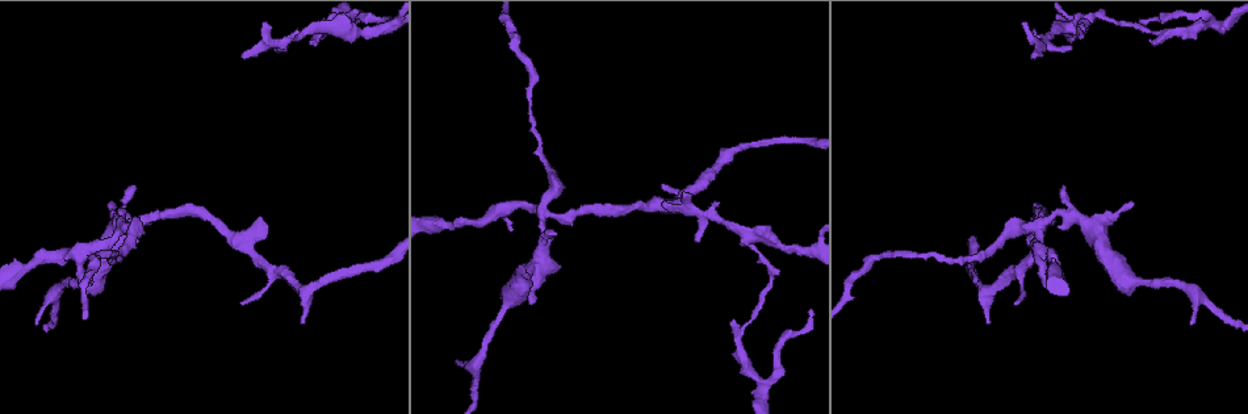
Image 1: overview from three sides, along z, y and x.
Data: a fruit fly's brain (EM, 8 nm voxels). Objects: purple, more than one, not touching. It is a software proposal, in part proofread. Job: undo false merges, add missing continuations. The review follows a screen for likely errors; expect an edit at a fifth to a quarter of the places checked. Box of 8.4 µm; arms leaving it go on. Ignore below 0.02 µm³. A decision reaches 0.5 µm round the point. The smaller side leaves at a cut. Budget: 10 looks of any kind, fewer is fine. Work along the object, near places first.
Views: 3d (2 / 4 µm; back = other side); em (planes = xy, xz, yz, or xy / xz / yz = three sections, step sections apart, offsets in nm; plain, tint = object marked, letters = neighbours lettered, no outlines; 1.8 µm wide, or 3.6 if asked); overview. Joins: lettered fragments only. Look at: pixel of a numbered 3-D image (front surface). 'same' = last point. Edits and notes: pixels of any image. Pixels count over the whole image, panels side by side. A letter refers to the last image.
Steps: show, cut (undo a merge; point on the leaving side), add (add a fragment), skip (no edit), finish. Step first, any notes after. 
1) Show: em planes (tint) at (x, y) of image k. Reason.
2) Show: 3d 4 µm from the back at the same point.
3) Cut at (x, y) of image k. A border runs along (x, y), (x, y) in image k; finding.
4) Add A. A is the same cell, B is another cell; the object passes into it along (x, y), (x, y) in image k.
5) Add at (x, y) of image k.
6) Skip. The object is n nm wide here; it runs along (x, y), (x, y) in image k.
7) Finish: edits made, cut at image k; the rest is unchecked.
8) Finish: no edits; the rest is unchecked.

Show: 3d 2 µm from the back at (680, 202) of image 1. An open end.

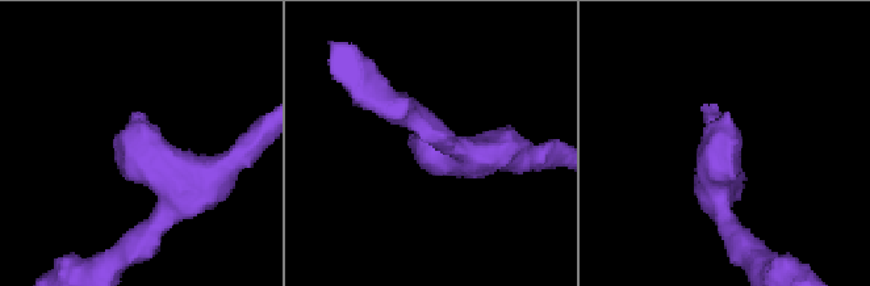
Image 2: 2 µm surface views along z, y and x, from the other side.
Show: em planes (plain) at (424, 145) of image 2. Shape alone is not enough.

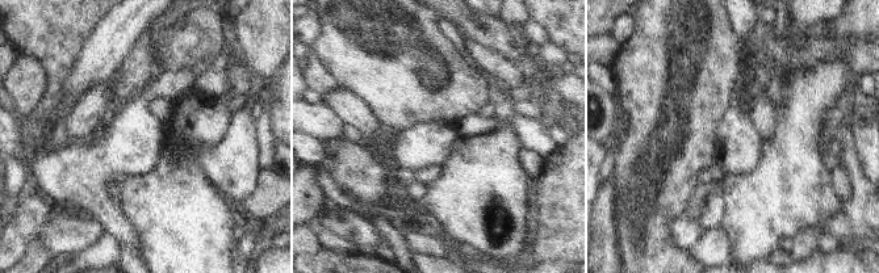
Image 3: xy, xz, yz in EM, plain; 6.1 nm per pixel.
Show: em planes (letters) at the same point.

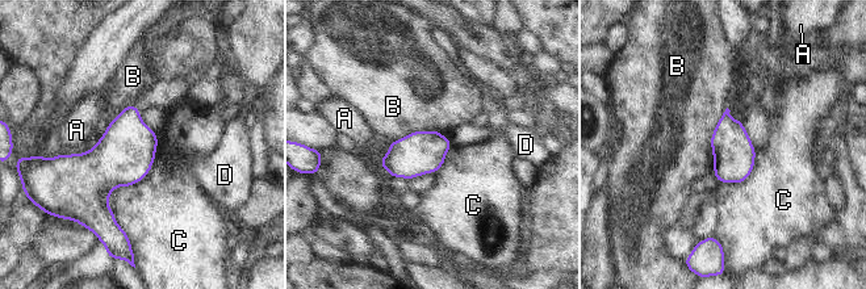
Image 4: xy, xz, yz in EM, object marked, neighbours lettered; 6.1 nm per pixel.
Skip. A, B, C and D are other cells; a border runs along (157, 134), (150, 171), (109, 195) in image 4; none of them fits.

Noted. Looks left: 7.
Show: 3d 2 µm at (1069, 28) of image 1. Abrupt turn.

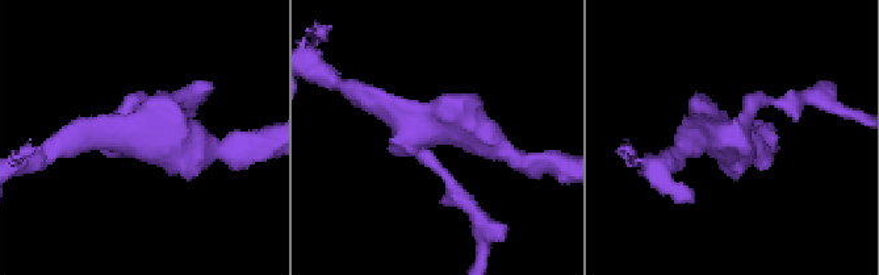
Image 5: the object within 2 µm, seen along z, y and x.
Show: em yz step 4 (tint) at (720, 140) of image 5. 3 arms meet here; need the tissue.

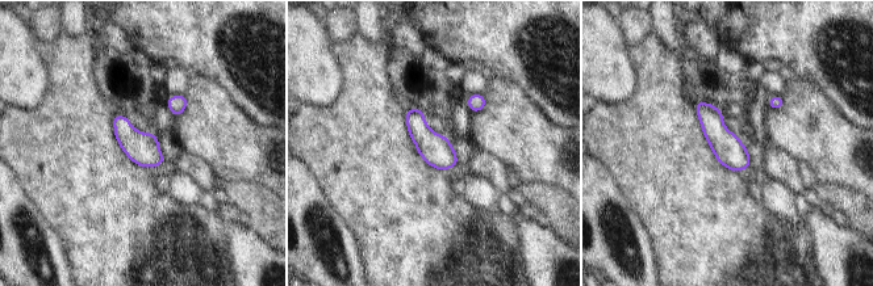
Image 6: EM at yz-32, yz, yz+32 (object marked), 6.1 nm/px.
Show: em xy step 4 (letters) at the same point. Another direction.

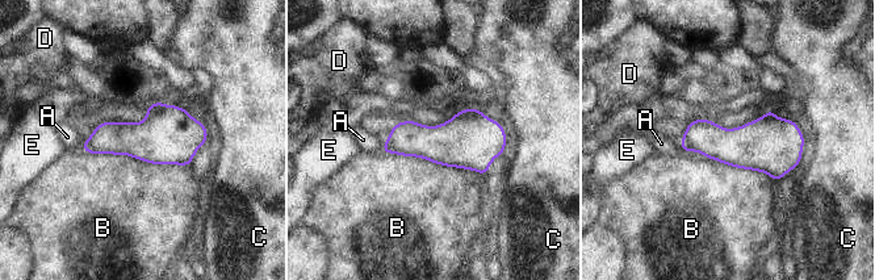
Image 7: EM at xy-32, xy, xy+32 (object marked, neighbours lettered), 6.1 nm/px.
Skip. A, B, C, D and E are other cells; a border runs along (83, 150), (191, 166) in image 7; one neuron here.

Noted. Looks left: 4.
Show: em planes (tint) at (986, 324) of image 1. An open end.

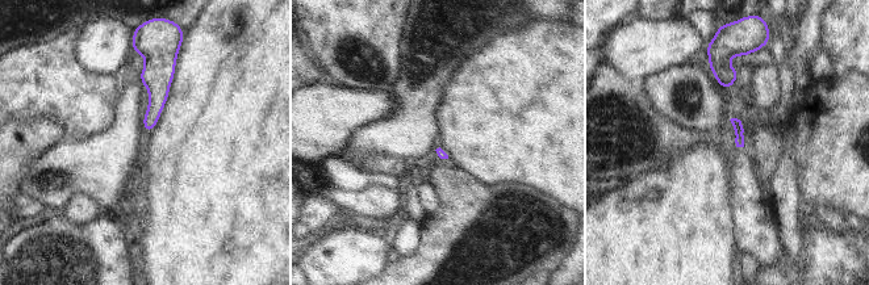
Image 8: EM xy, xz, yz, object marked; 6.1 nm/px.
Show: em planes (letters) at the same point. What lies round it.

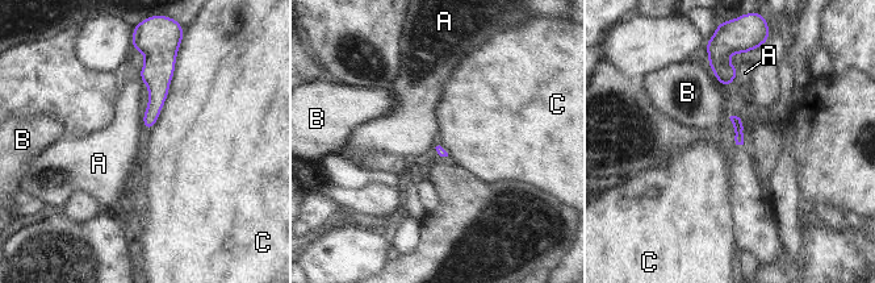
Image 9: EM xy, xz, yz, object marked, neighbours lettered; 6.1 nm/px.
Skip. A, B and C are other cells; a border runs along (176, 57), (166, 102), (149, 130) in image 9; no lettered fragment goes on from it.

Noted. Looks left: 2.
Show: 3d 4 µm at (114, 203) of image 1. Free end.

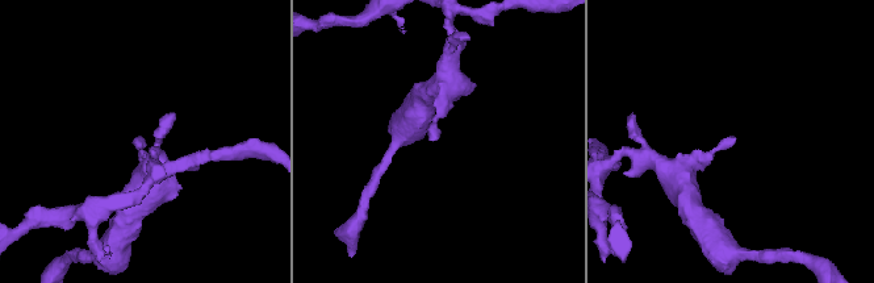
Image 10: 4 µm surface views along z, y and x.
Show: em xz step 16 (letters) at (733, 140) of image 10. Need the tissue.

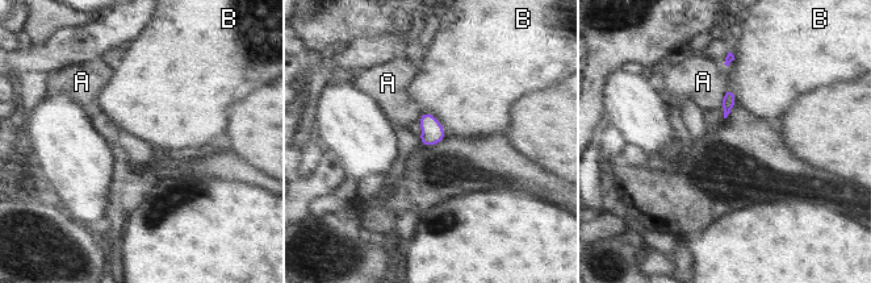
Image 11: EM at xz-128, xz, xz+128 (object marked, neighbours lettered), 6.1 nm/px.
Skip. A and B are other cells; a border runs along (424, 111), (442, 125), (446, 136) in image 11; none of them fits.

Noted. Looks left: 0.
Finish: no edits; the rest is unchecked.

